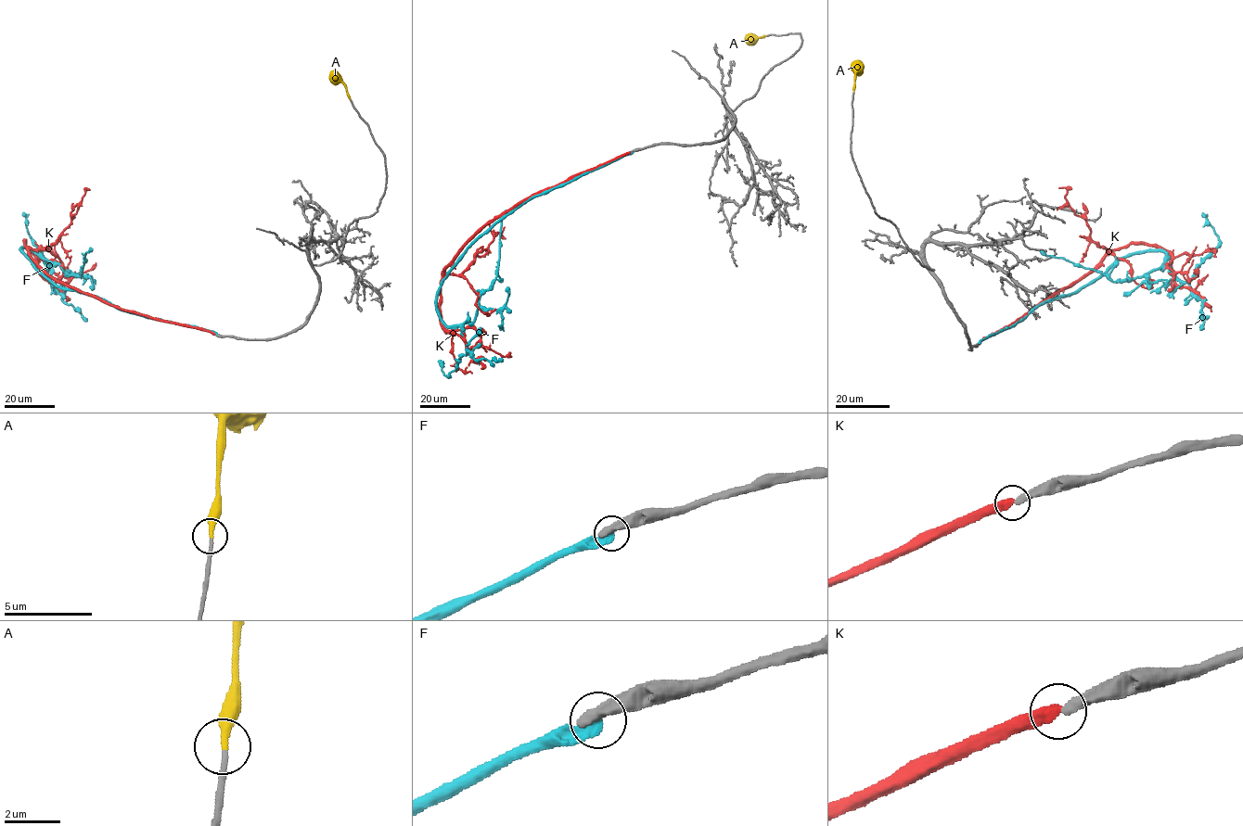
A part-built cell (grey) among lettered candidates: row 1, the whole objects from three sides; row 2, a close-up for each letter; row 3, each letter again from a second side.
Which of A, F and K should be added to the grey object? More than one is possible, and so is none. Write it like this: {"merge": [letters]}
{"merge": ["A", "K"]}

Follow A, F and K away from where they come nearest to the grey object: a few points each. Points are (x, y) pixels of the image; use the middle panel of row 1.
A: (765, 36), (750, 36), (747, 40)
F: (632, 152), (531, 196), (479, 236), (439, 288), (437, 313), (447, 326), (474, 320), (495, 278), (507, 209)
K: (630, 152), (533, 193), (489, 221), (443, 272), (441, 324), (454, 331), (474, 328), (480, 343), (511, 356)

